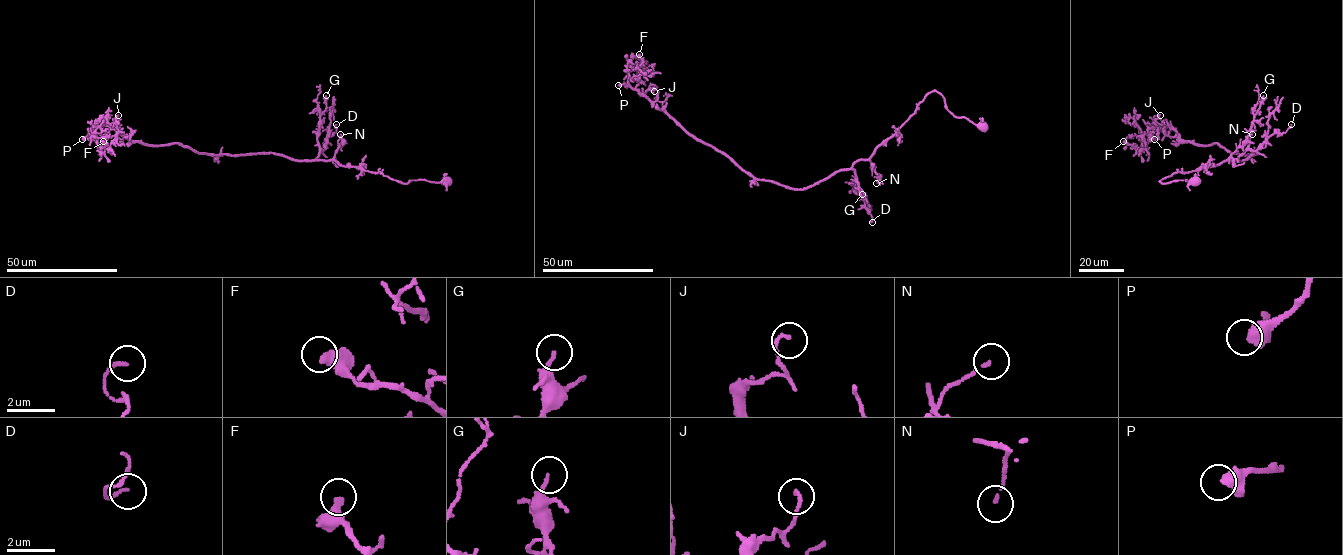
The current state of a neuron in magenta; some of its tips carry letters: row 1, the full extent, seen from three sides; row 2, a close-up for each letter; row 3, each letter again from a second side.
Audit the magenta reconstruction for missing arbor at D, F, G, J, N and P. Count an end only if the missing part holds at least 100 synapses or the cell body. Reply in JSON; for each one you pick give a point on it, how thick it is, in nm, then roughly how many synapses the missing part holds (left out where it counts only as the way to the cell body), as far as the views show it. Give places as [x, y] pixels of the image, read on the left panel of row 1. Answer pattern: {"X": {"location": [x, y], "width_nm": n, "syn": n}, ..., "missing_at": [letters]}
{"missing_at": []}

